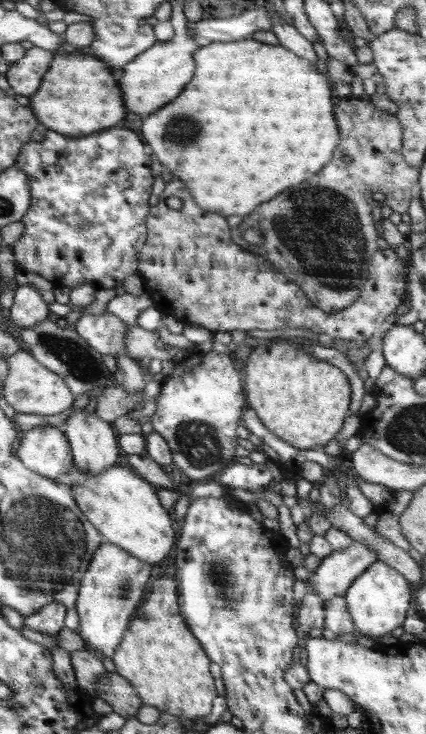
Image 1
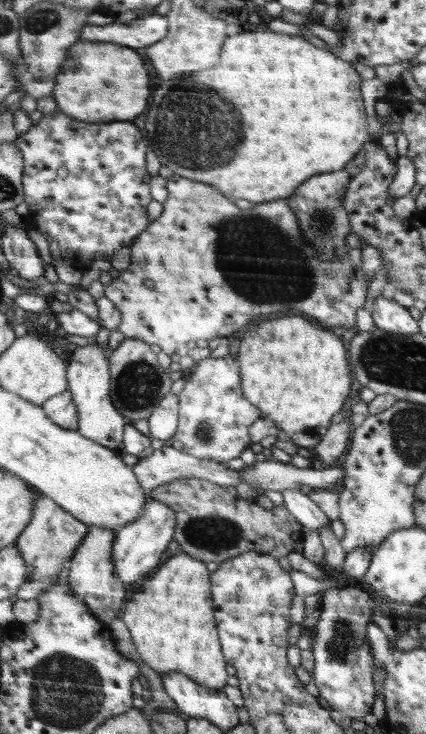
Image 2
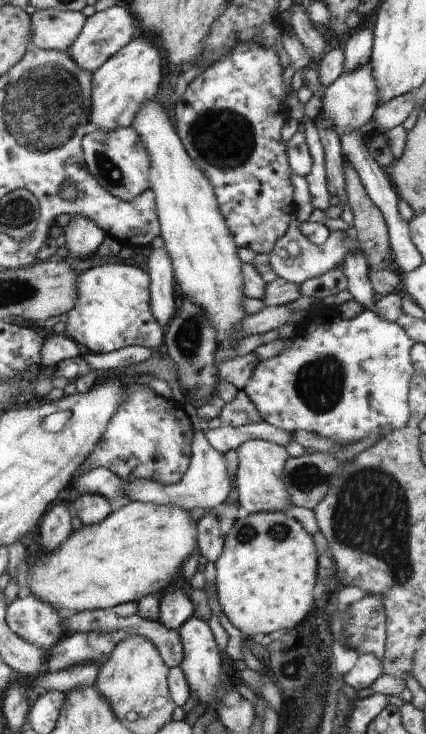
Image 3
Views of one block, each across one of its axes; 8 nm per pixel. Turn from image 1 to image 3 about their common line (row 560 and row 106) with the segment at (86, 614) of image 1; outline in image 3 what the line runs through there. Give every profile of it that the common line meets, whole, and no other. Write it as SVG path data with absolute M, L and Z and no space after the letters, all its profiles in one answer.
M138 33L125 47L92 73L92 104L89 122L94 129L115 131L130 127L140 109L154 101L162 80L162 58L153 40Z

